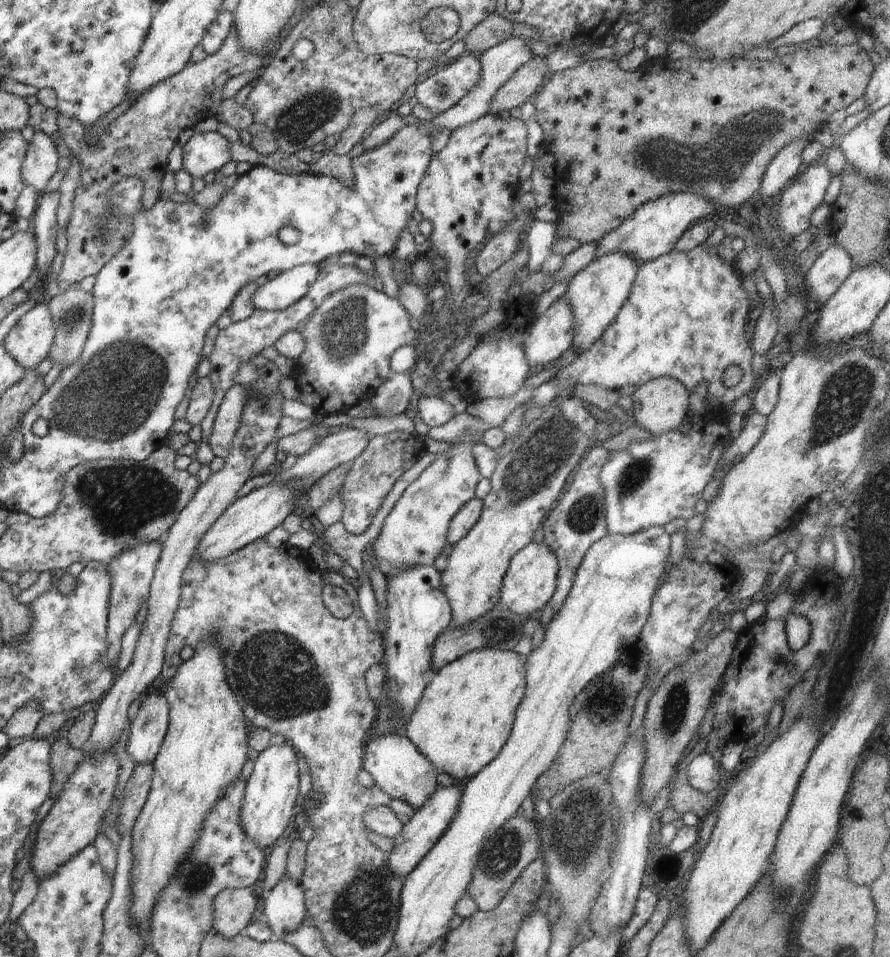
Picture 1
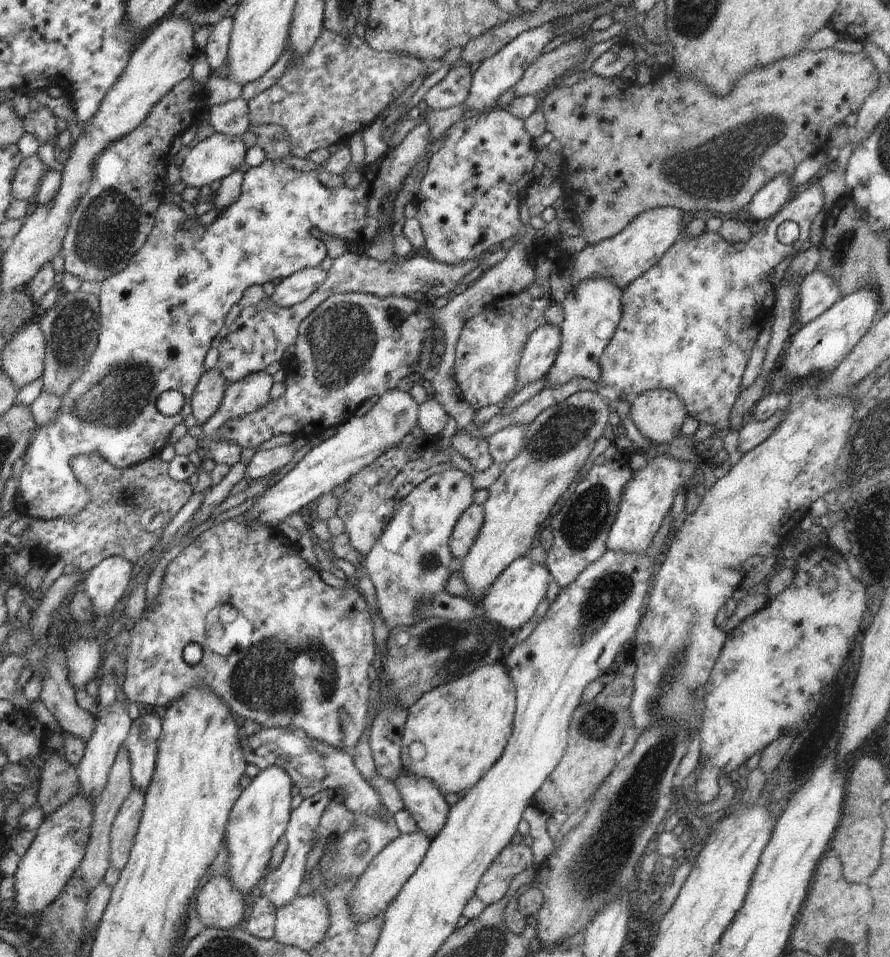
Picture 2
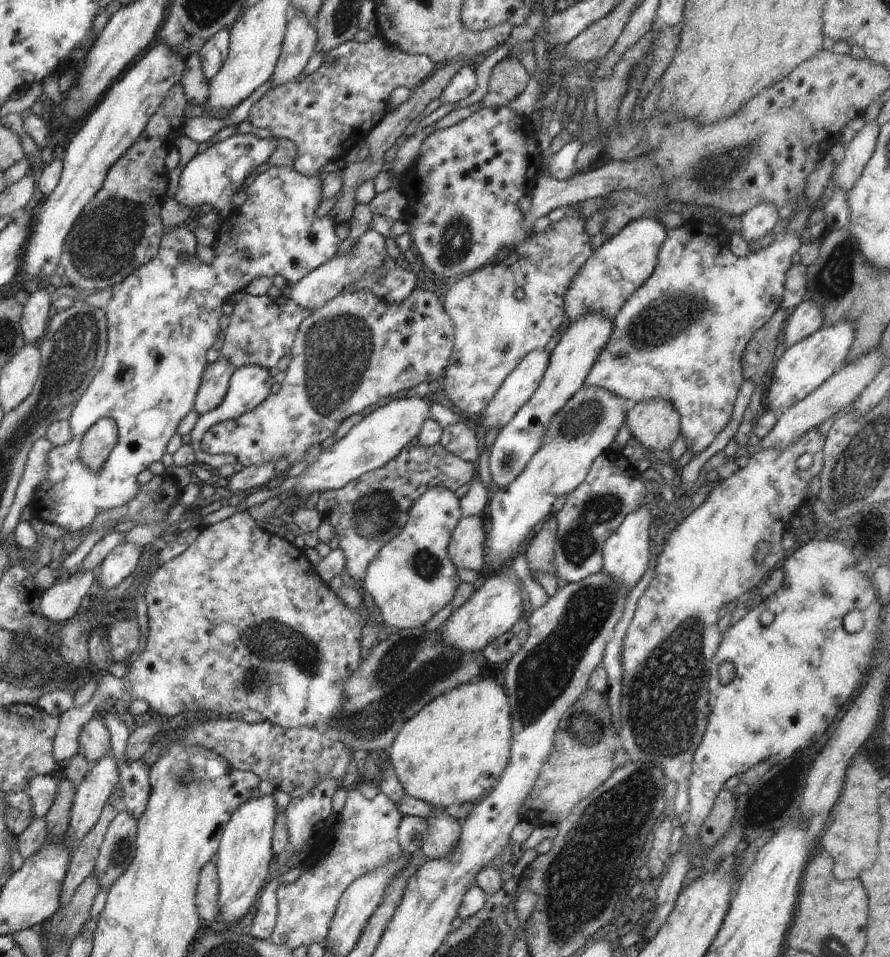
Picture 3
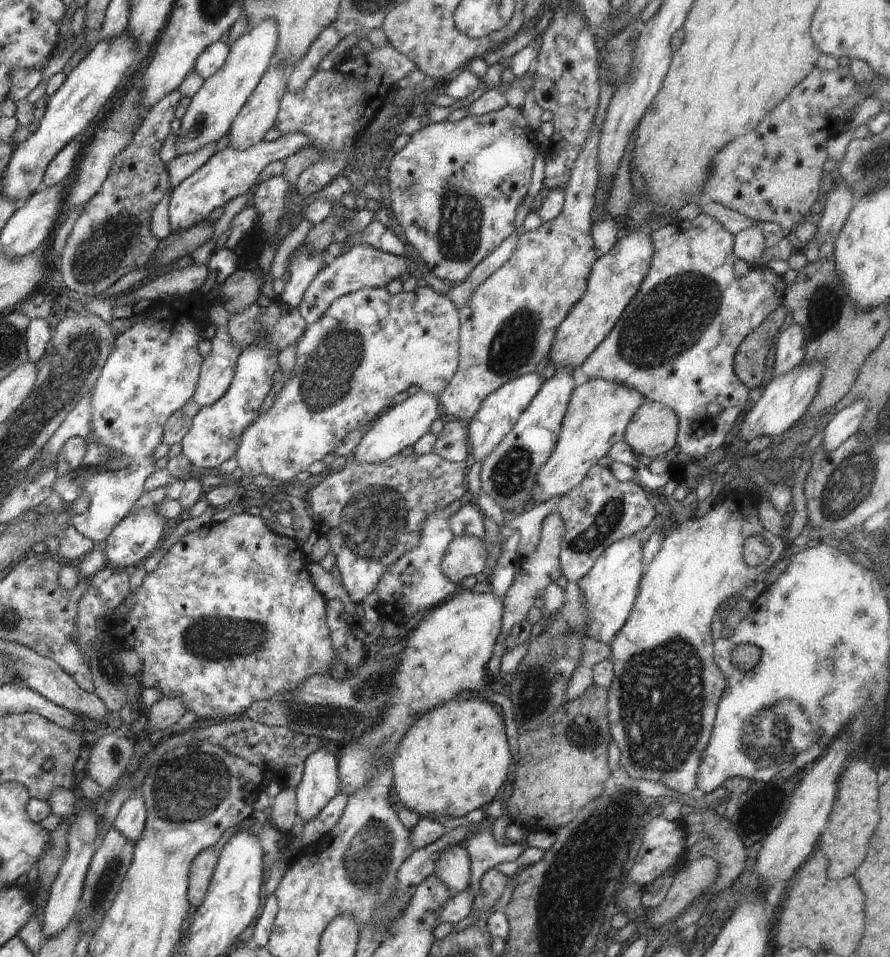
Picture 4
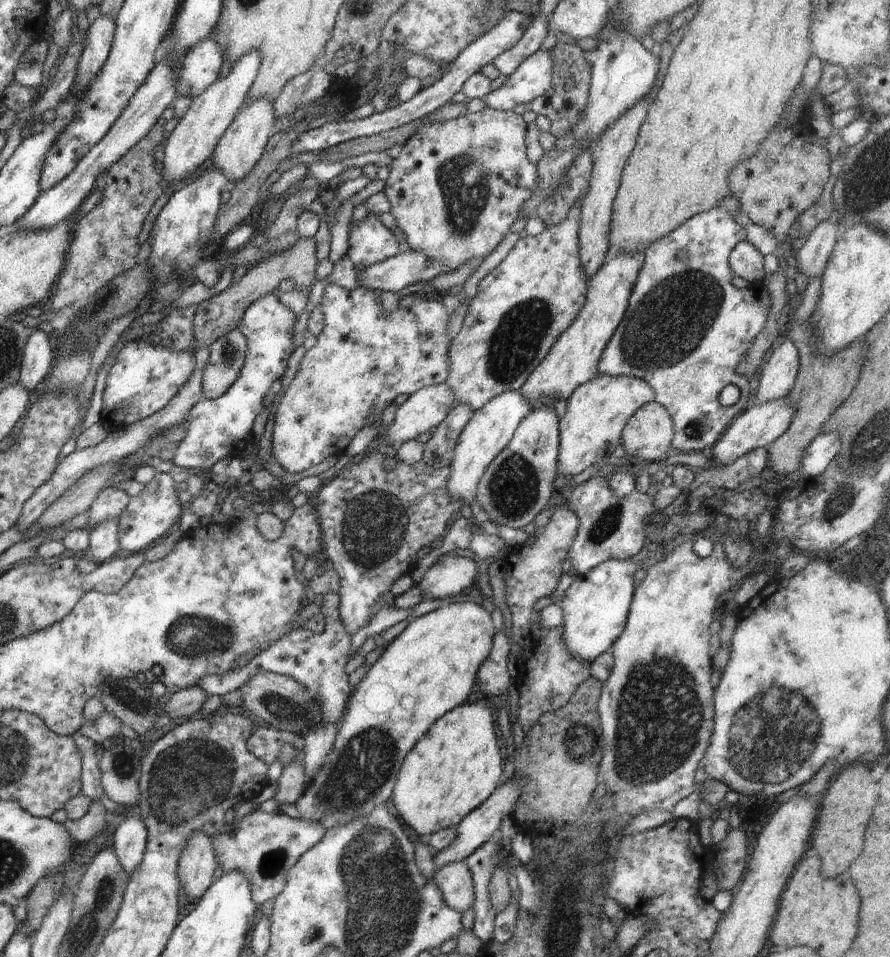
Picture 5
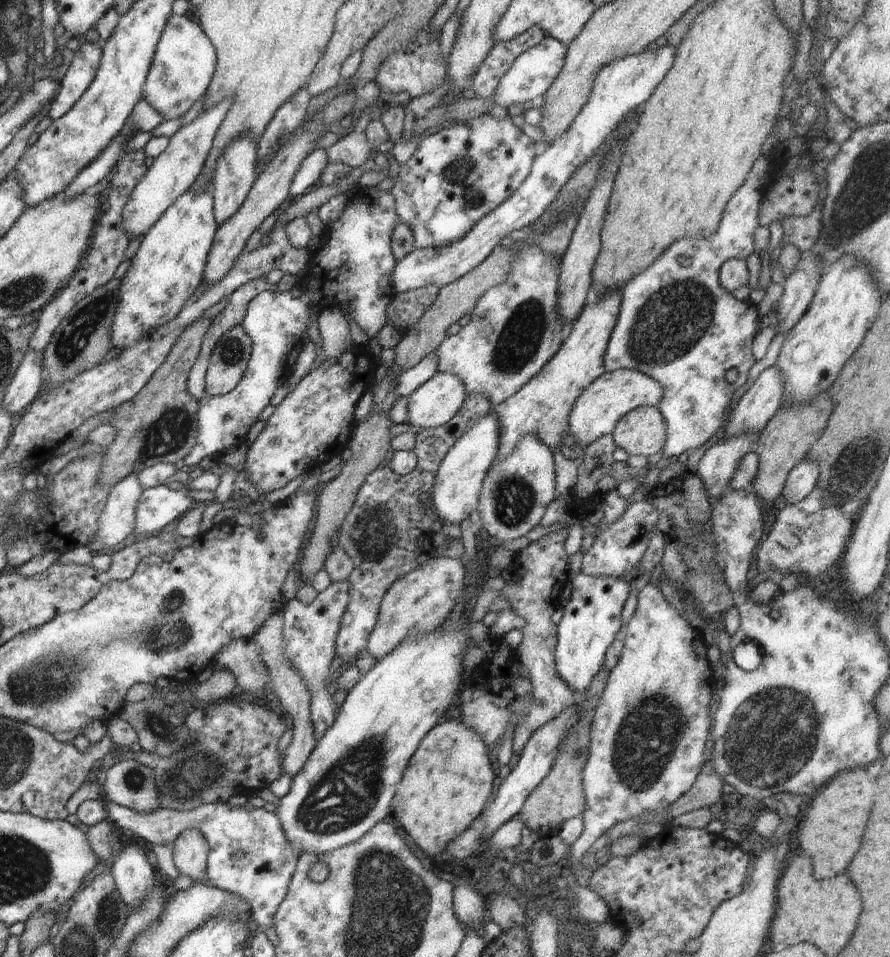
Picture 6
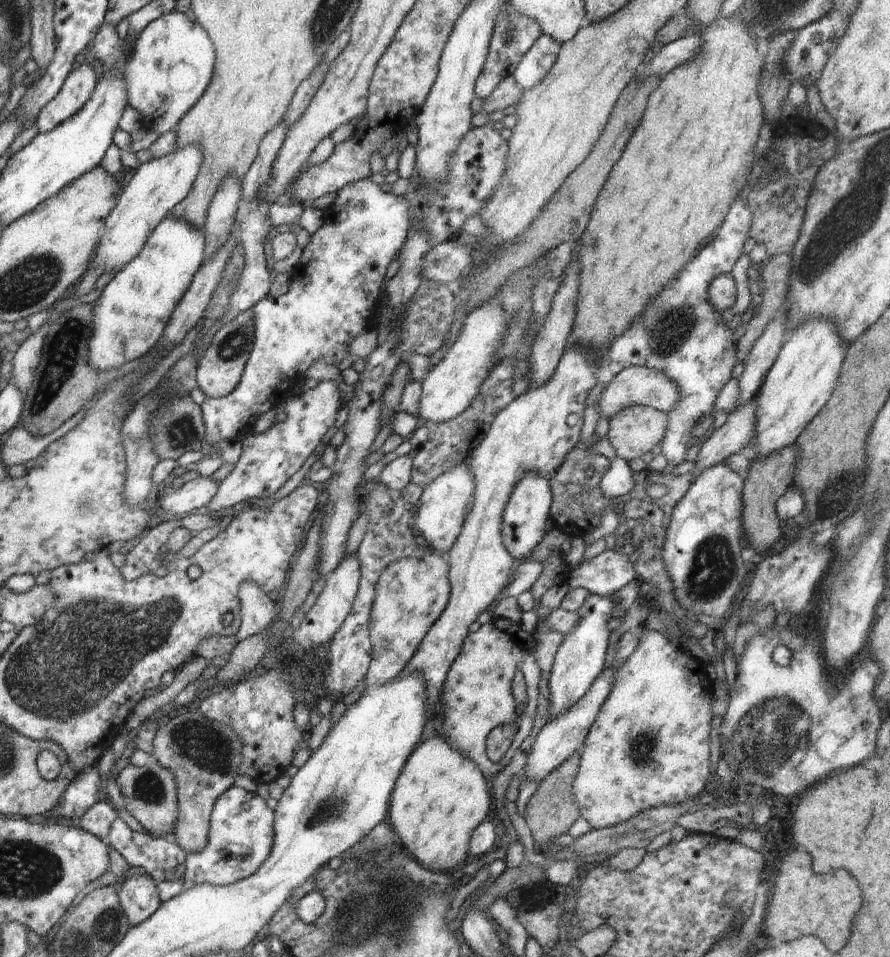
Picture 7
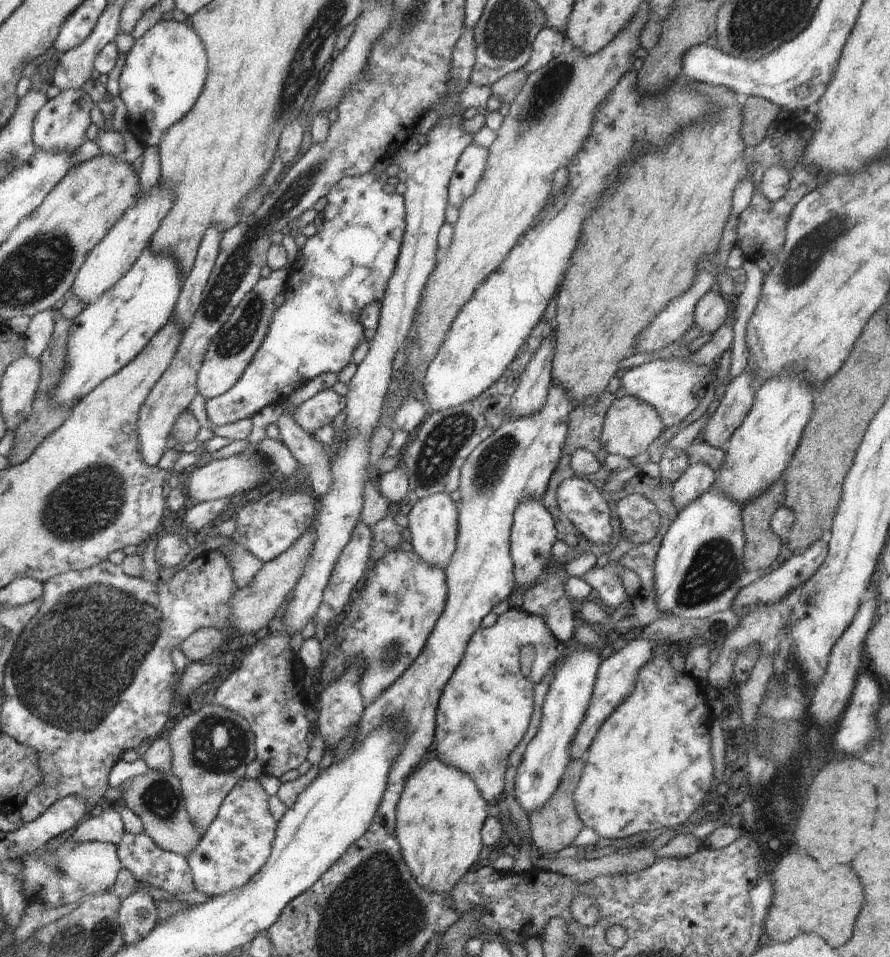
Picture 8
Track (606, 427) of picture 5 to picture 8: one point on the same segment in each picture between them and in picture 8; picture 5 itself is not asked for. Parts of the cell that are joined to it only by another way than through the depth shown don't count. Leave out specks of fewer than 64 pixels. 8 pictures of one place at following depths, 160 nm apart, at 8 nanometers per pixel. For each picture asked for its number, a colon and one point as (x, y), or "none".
6: (600, 406)
7: (634, 385)
8: (674, 387)

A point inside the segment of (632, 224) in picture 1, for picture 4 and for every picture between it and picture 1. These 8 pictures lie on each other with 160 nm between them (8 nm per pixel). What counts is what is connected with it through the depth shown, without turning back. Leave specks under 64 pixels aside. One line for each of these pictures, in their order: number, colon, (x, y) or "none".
2: (624, 258)
3: (615, 270)
4: (615, 278)

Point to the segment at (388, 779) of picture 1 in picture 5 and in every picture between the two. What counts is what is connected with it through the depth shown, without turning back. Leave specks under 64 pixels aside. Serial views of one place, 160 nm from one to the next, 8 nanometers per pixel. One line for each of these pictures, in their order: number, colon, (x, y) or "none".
2: (426, 804)
3: (440, 840)
4: (453, 867)
5: (455, 881)

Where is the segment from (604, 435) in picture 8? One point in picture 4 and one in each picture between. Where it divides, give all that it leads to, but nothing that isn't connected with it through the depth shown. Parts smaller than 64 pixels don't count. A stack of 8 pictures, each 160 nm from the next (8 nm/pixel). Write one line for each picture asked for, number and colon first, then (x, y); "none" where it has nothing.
4: (652, 431)
5: (648, 433)
6: (641, 432)
7: (634, 431)

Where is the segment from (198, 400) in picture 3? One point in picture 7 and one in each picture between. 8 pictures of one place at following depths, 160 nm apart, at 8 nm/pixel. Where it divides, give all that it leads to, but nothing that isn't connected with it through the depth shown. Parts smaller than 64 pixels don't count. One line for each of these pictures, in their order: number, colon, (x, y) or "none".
4: (217, 370)
5: (227, 354)
6: (229, 358)
7: (222, 362)

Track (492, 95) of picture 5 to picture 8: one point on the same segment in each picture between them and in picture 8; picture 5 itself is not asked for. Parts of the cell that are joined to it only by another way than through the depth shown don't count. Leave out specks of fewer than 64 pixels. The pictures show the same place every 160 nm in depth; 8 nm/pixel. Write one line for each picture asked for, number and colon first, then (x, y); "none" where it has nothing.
6: (533, 72)
7: (534, 65)
8: (549, 43)

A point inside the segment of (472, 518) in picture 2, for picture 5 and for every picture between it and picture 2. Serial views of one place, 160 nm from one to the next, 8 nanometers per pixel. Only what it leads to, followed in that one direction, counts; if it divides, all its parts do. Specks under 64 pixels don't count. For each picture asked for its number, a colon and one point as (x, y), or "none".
3: (466, 549)
4: (465, 556)
5: (455, 572)

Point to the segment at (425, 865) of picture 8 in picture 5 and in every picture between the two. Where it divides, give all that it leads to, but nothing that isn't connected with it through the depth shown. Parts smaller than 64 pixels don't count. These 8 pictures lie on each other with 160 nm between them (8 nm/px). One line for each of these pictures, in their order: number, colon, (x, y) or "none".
5: (456, 765)
6: (448, 782)
7: (440, 797)

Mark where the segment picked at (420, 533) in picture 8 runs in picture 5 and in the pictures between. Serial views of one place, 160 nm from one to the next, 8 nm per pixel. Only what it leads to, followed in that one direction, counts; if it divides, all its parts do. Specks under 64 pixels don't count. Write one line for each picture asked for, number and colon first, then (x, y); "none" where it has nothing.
5: (491, 428)
6: (457, 485)
7: (442, 511)

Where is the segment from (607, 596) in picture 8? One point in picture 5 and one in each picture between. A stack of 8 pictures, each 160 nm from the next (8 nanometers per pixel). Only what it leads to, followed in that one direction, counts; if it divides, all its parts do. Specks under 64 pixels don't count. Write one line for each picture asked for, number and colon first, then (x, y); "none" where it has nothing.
5: (610, 527)
6: (616, 551)
7: (607, 573)

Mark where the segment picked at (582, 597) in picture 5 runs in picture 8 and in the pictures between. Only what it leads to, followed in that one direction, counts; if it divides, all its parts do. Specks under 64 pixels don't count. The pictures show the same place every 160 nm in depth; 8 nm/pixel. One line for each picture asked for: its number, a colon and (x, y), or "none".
6: (591, 621)
7: (580, 658)
8: (547, 755)

